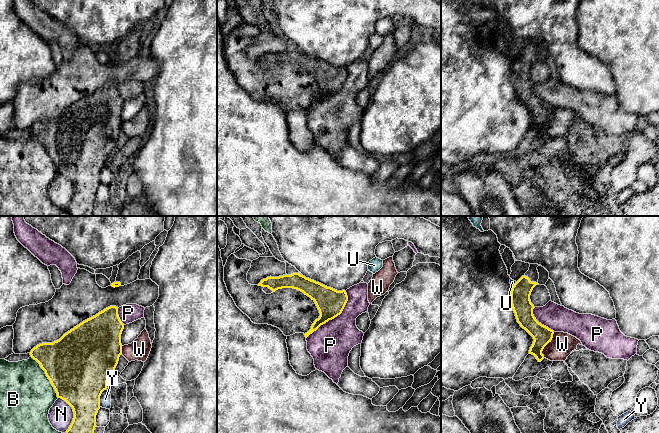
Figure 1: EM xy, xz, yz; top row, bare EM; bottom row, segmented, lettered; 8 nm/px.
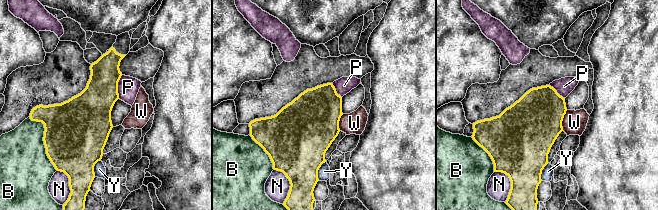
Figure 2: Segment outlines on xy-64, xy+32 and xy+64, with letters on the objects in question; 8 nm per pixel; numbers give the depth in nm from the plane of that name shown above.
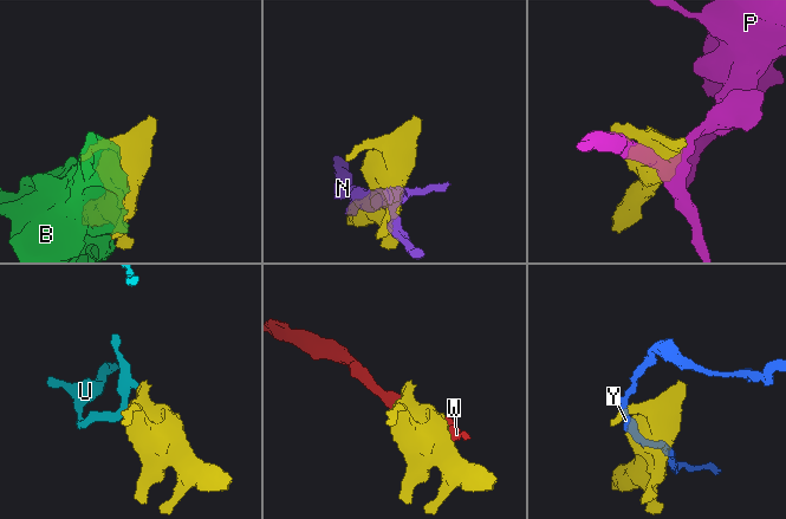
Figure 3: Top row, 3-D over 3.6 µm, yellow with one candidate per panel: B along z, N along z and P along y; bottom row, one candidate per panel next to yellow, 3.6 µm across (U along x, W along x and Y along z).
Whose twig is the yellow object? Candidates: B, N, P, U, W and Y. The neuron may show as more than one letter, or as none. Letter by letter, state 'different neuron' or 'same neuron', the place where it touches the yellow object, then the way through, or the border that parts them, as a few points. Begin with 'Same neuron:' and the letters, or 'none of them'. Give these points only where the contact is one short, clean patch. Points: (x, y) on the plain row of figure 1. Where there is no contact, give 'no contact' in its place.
Same neuron: none of them
B: different neuron; contact xy (46, 151)
N: different neuron; contact xy (74, 190)
P: different neuron; contact xz (334, 93)
U: different neuron; contact yz (514, 61); border yz (516, 58), (512, 63)
W: different neuron; contact yz (546, 120)
Y: different neuron; contact xy (99, 173)

